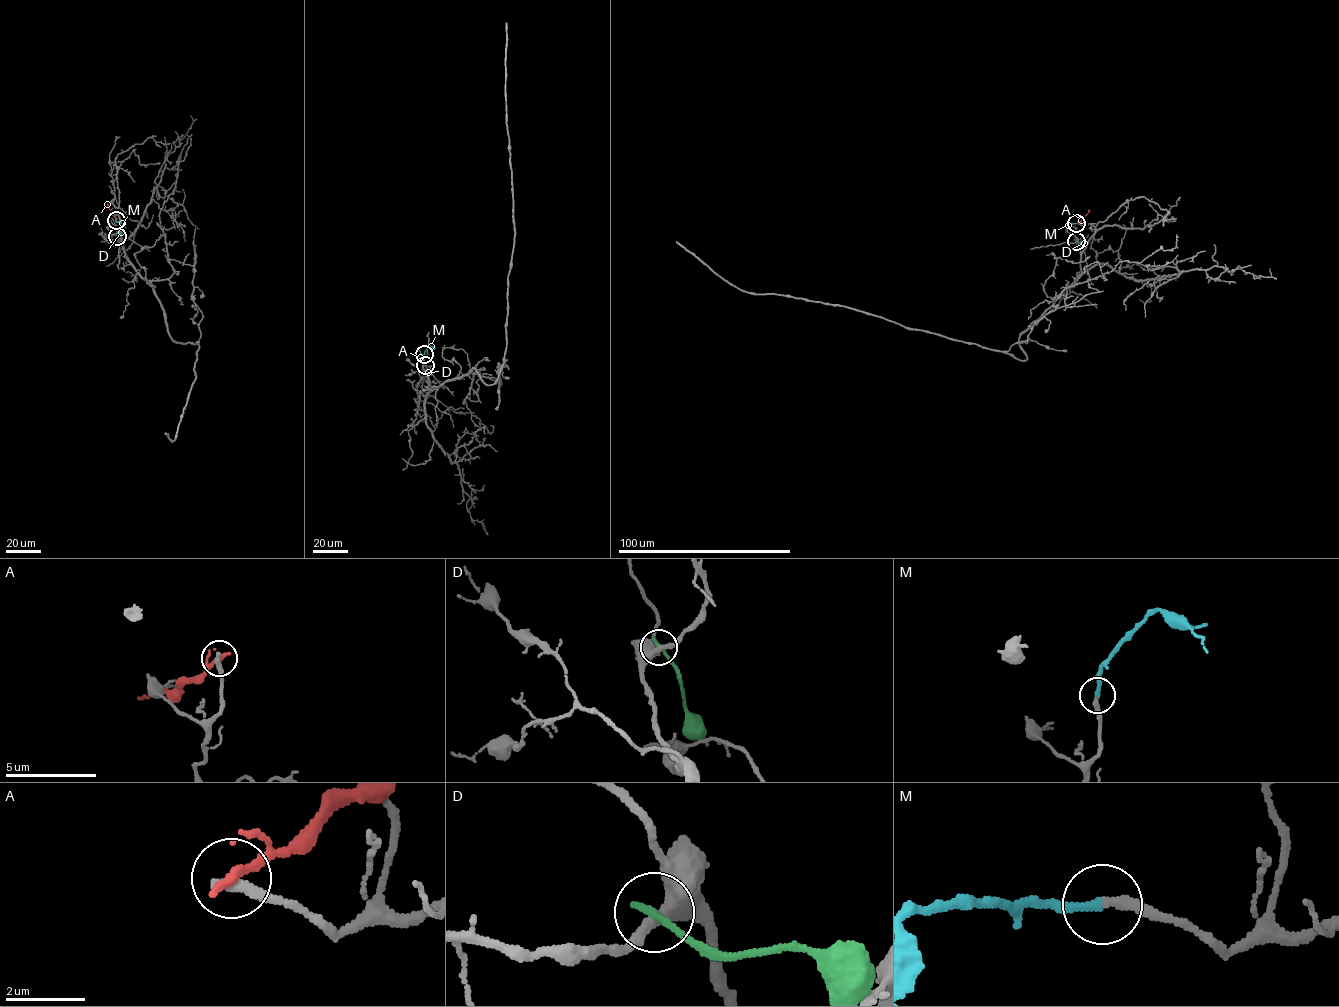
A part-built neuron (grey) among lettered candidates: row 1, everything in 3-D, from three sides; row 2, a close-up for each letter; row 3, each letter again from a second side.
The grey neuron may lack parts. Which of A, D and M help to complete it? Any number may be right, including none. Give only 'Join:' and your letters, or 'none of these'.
Join: M

